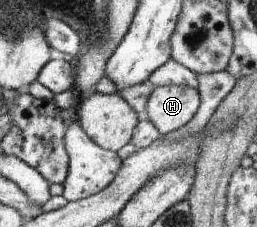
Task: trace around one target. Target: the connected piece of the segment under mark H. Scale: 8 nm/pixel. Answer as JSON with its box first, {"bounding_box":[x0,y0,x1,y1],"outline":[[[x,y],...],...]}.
{"bounding_box":[146,85,200,135],"outline":[[[190,85],[158,87],[148,99],[146,119],[166,135],[194,119],[200,109],[200,99],[200,91]]]}

